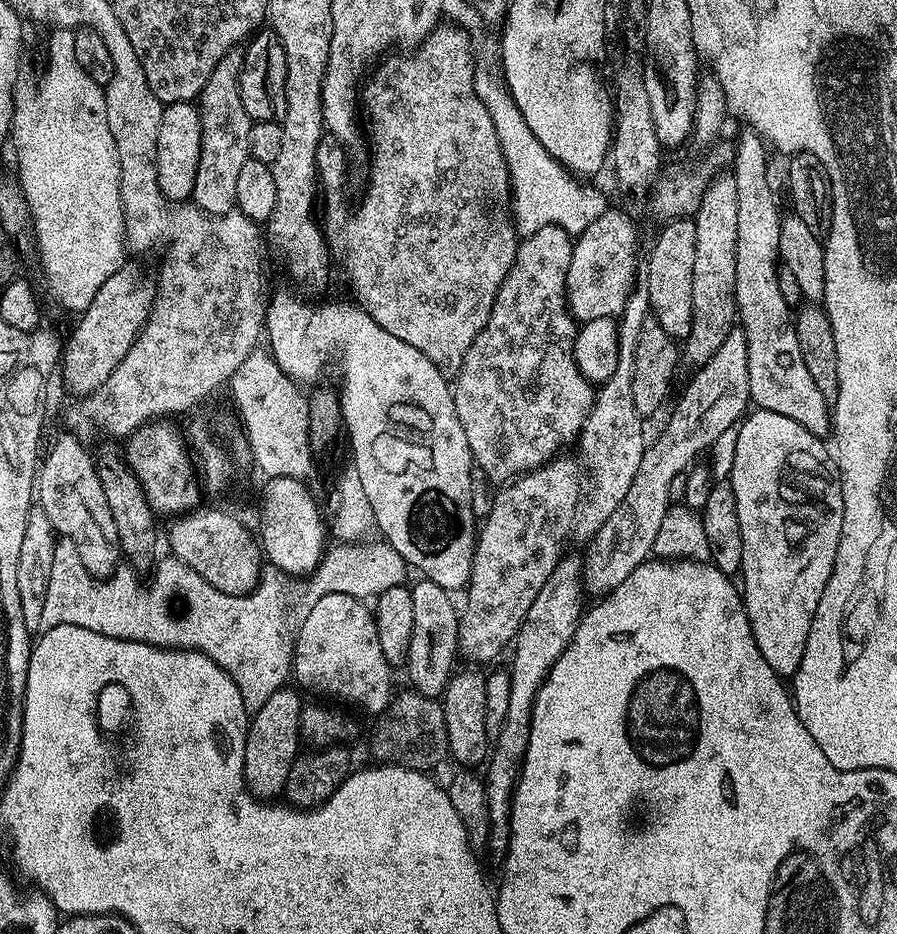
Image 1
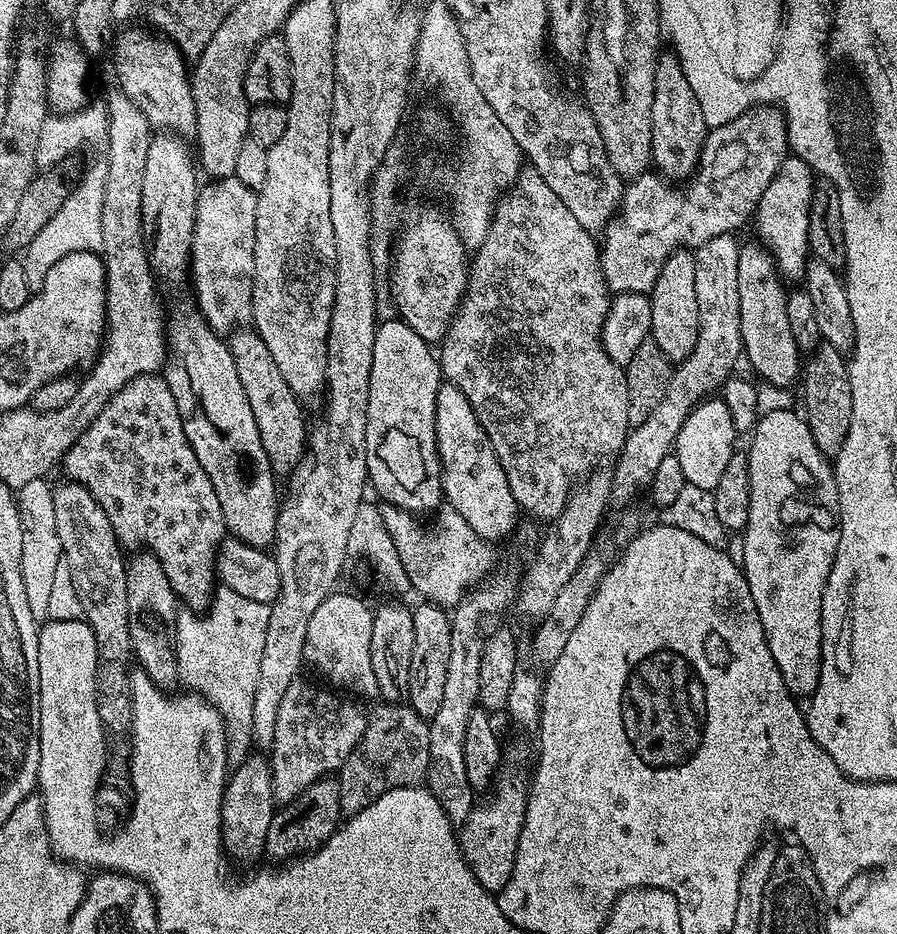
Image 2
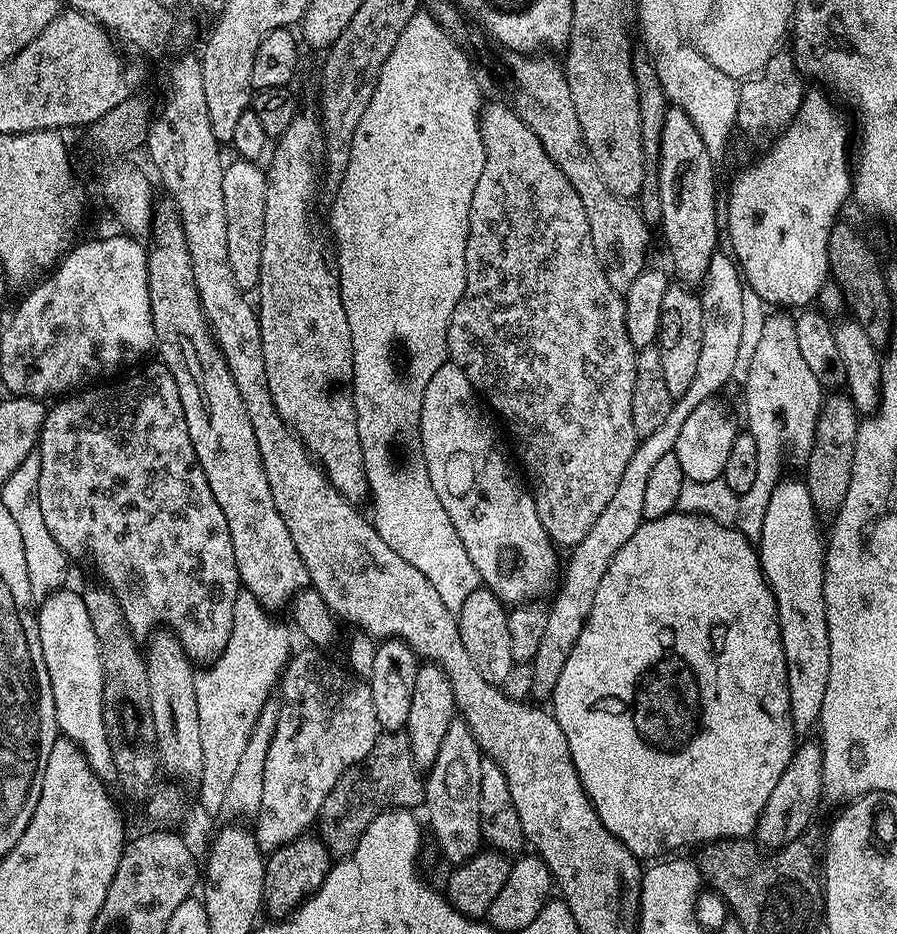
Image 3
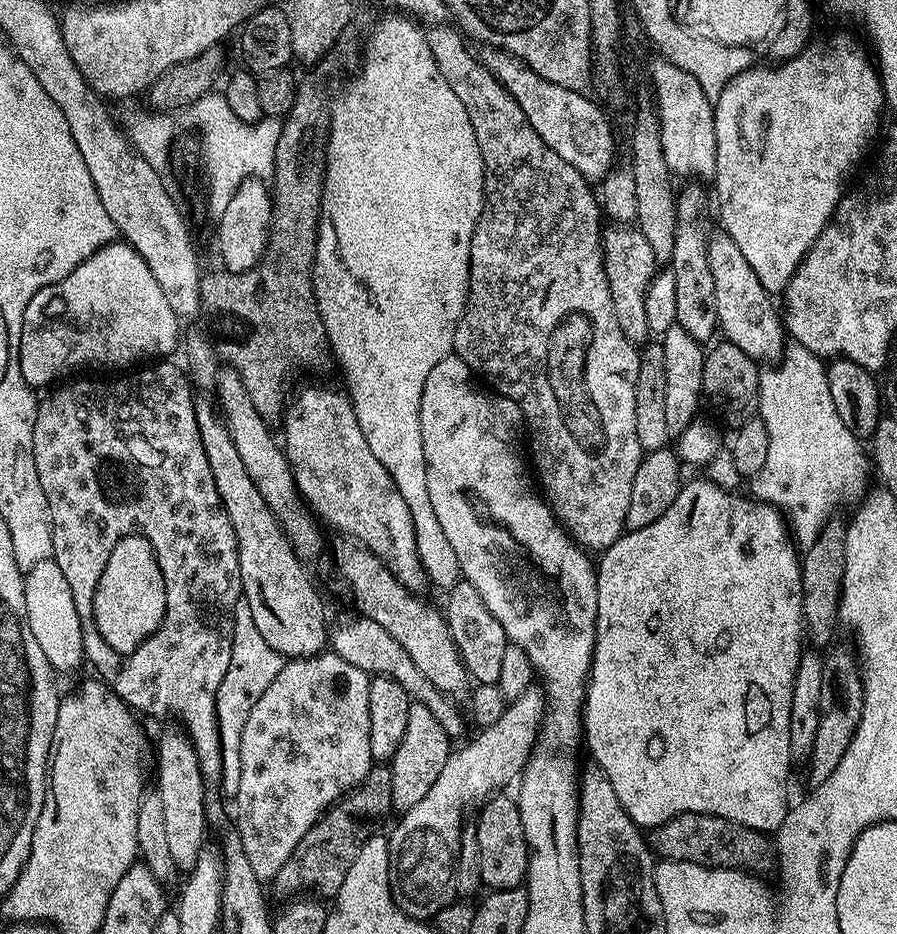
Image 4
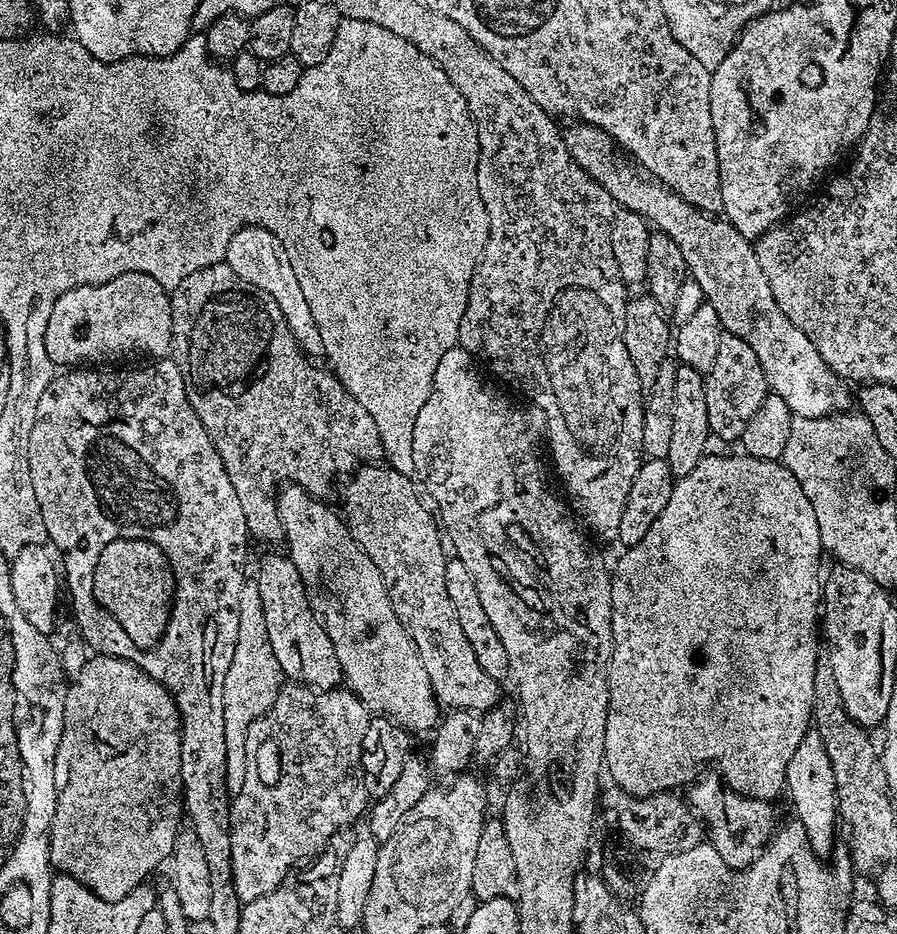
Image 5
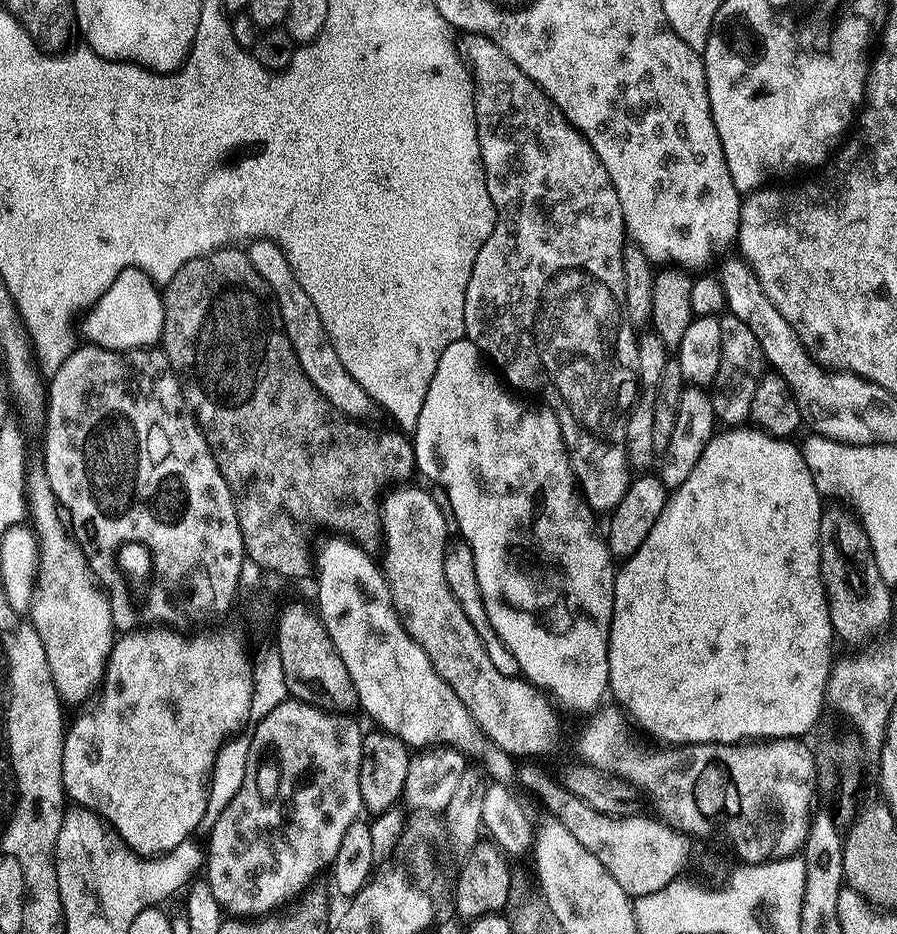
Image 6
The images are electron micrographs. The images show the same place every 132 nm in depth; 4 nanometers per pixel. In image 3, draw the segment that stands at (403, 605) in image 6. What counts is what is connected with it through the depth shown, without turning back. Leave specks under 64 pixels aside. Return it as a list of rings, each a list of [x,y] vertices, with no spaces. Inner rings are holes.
[[[297,114],[294,122],[275,141],[276,149],[272,152],[272,161],[266,164],[266,222],[264,223],[264,241],[262,242],[262,254],[260,255],[260,304],[258,300],[258,315],[260,317],[260,329],[262,330],[262,354],[266,358],[266,382],[270,386],[270,398],[274,398],[274,406],[278,406],[278,414],[290,425],[309,452],[323,468],[328,481],[350,501],[360,502],[360,499],[369,495],[368,478],[364,469],[364,455],[362,454],[362,442],[358,438],[358,422],[356,421],[356,407],[352,397],[352,375],[354,374],[354,362],[352,361],[352,339],[350,338],[350,322],[346,322],[346,310],[342,306],[340,297],[340,281],[330,263],[330,240],[326,235],[326,228],[316,221],[316,212],[312,209],[312,203],[316,200],[316,183],[322,180],[322,161],[326,156],[324,146],[324,130],[320,127],[320,121],[315,115],[304,116]]]

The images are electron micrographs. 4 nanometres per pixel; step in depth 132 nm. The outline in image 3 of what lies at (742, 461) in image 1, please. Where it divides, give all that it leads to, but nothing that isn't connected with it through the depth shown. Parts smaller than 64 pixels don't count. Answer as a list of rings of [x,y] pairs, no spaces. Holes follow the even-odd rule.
[[[781,479],[770,494],[766,514],[762,518],[762,534],[758,541],[760,568],[768,579],[770,590],[778,610],[780,641],[786,658],[788,689],[790,690],[790,718],[797,734],[808,734],[820,723],[822,698],[826,698],[826,682],[830,678],[830,634],[826,622],[826,602],[824,601],[824,557],[826,536],[820,533],[821,517],[811,502],[810,490],[805,481]]]

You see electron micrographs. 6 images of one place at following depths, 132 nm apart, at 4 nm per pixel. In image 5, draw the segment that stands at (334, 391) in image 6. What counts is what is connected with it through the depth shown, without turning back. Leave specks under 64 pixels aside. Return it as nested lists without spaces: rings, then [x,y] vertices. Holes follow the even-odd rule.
[[[256,224],[240,228],[234,234],[234,238],[230,238],[230,246],[226,246],[223,263],[228,264],[230,270],[234,270],[238,278],[242,278],[242,282],[250,282],[250,286],[264,289],[270,294],[270,298],[274,298],[274,302],[278,302],[278,310],[282,310],[290,326],[290,334],[294,334],[305,356],[309,358],[324,356],[322,333],[319,332],[310,306],[305,296],[302,295],[302,285],[298,282],[298,274],[294,274],[294,269],[290,267],[290,258],[286,255],[282,242],[278,242],[273,232],[259,228]]]

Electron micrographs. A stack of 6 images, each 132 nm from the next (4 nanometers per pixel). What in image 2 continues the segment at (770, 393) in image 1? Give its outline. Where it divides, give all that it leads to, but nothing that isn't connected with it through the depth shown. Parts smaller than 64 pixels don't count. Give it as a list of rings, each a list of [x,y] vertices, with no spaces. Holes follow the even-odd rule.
[[[759,242],[741,243],[738,254],[738,310],[742,318],[743,353],[748,355],[750,362],[753,363],[755,375],[761,376],[764,384],[772,384],[775,388],[792,386],[795,380],[797,383],[802,372],[802,353],[795,344],[793,335],[790,334],[790,321],[786,316],[787,295],[784,287],[785,281],[776,271],[776,262],[769,256],[768,249]]]

